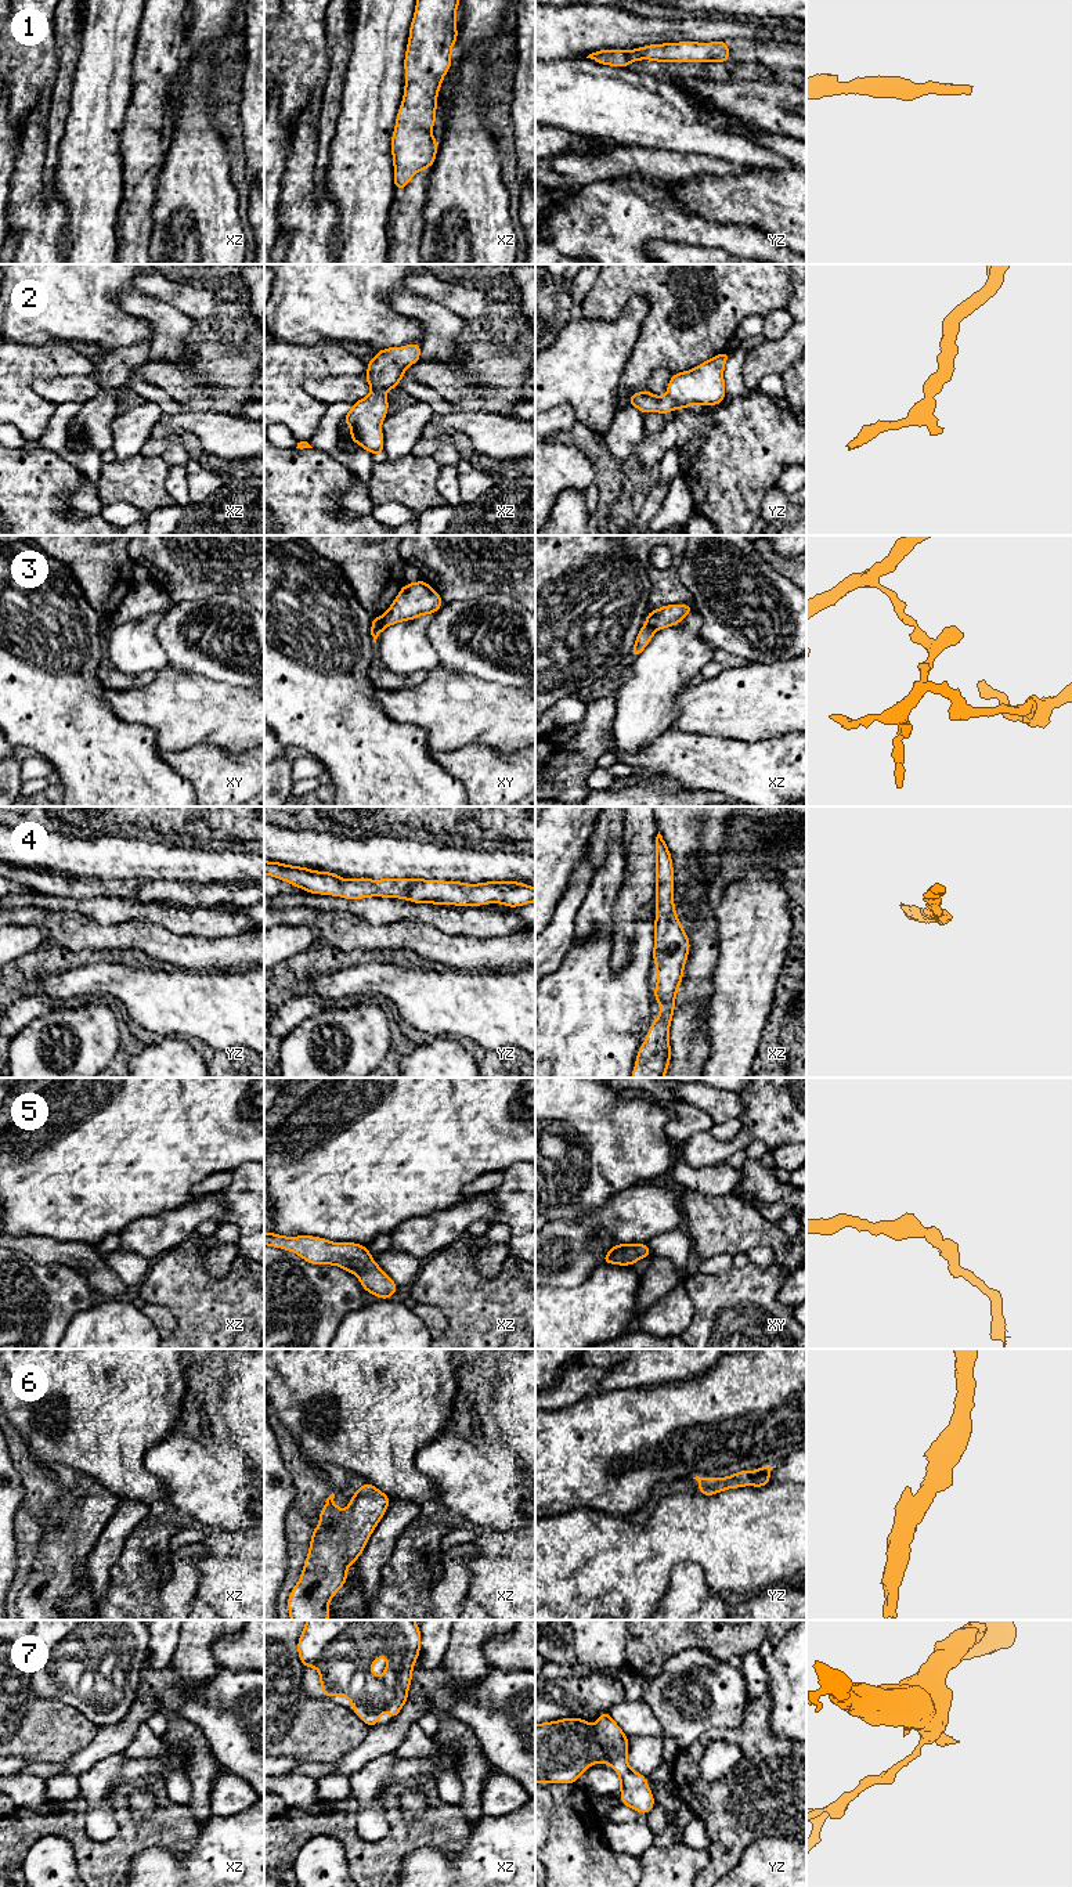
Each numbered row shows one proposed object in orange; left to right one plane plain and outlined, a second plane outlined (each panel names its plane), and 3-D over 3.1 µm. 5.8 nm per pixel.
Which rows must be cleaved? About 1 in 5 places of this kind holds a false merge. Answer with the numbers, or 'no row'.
3

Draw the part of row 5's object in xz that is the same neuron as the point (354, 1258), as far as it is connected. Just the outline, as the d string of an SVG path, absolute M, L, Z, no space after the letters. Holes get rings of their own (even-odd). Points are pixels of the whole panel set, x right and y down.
M264 1233L264 1245L292 1251L311 1264L336 1264L355 1274L367 1292L380 1299L390 1299L397 1284L373 1262L367 1246L344 1242L336 1244L320 1237L282 1237Z

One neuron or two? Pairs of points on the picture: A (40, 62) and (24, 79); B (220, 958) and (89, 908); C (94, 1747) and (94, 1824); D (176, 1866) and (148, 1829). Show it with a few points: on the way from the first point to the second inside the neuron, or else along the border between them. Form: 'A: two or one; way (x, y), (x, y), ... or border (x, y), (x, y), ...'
A: one; way (36, 67), (28, 75)
B: two; border (93, 919), (100, 923), (147, 920), (156, 924)
C: two; border (123, 1752), (116, 1752), (94, 1761), (78, 1777)
D: two; border (183, 1853), (174, 1848), (148, 1847), (132, 1862)

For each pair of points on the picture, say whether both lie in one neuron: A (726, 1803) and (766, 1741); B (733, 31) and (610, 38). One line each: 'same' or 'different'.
A: same
B: same

